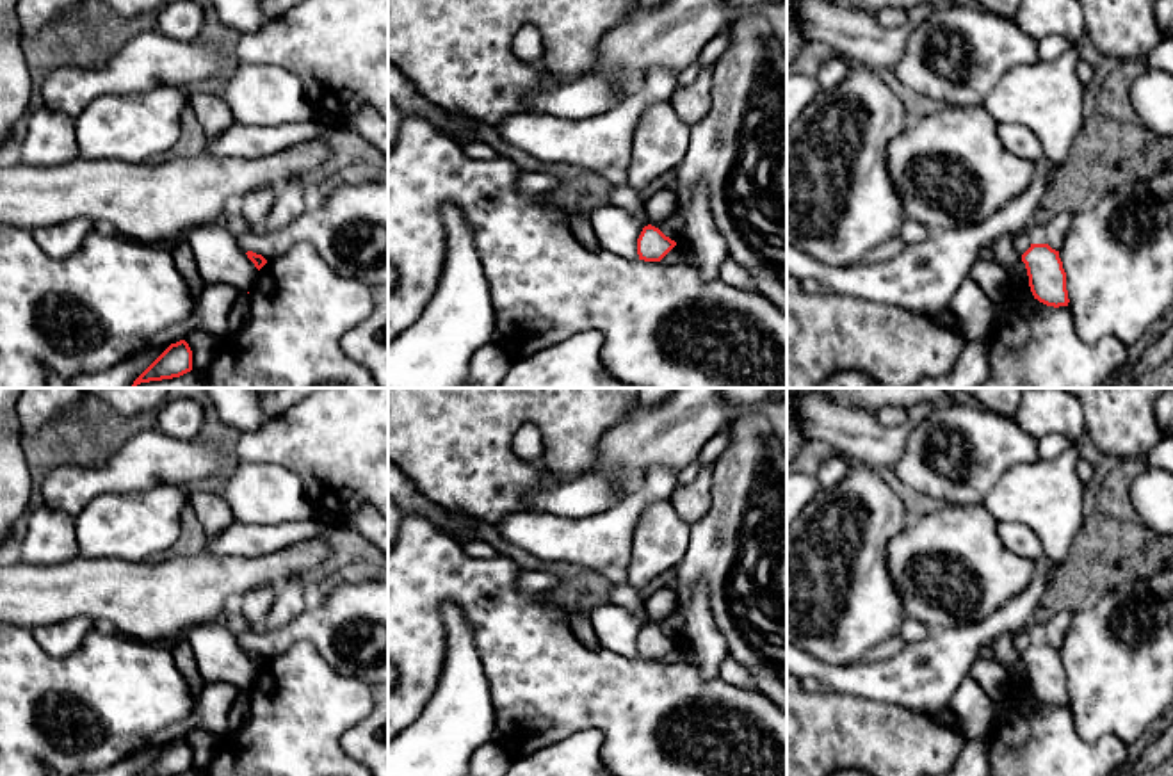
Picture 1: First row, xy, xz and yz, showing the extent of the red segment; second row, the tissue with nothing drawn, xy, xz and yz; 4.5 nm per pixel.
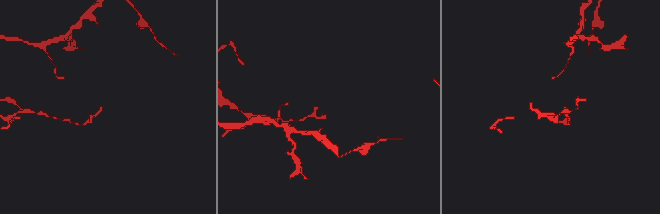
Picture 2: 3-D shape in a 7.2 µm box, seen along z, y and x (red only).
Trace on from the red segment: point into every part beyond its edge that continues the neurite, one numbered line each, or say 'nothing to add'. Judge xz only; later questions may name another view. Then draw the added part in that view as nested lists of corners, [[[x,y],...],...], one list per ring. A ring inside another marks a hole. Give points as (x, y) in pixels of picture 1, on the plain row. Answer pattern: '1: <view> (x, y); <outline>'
nothing to add

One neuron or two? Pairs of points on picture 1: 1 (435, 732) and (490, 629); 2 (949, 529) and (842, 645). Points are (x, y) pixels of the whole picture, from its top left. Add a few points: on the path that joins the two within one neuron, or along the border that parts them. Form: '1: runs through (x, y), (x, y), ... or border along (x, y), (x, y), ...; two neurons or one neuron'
1: border along (463, 613), (492, 691); two neurons
2: border along (885, 547), (887, 572), (905, 616); two neurons

